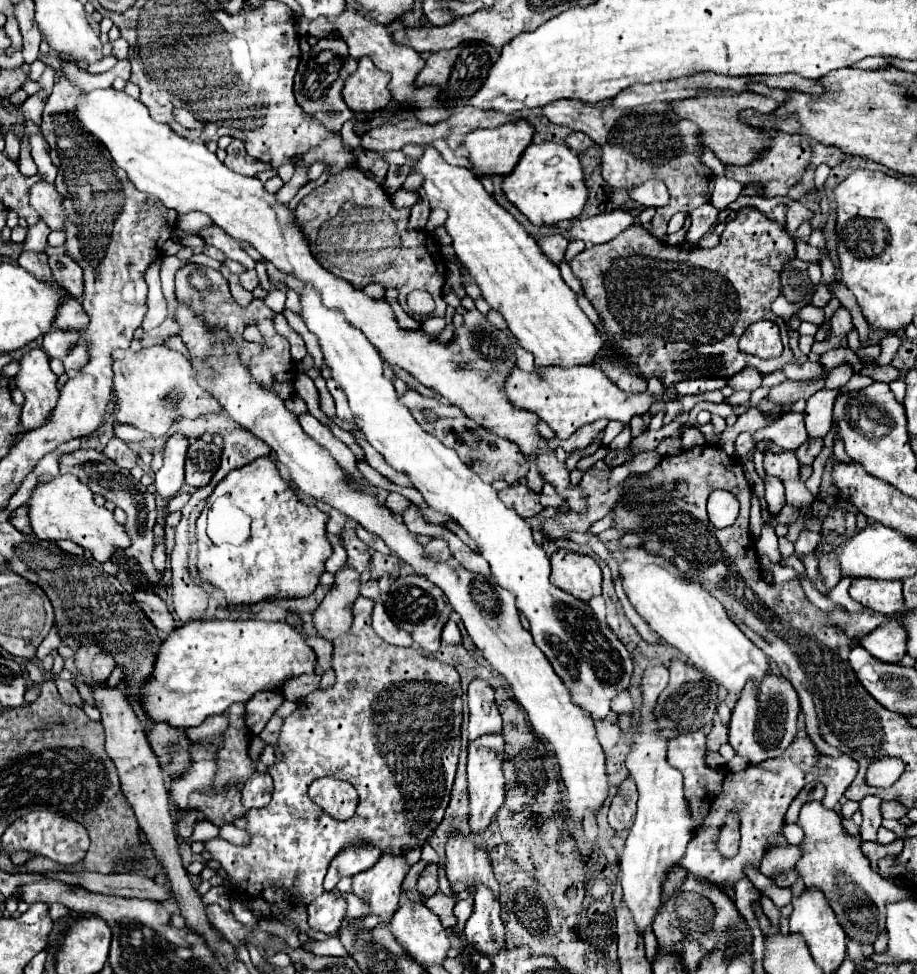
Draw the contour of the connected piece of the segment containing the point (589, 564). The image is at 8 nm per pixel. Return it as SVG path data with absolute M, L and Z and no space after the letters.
M558 550L552 554L552 576L550 582L572 594L578 600L588 602L592 596L600 594L602 572L600 566L584 554Z

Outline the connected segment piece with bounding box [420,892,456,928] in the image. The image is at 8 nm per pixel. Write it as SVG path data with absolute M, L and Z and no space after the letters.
M436 892L434 896L422 896L420 900L422 900L424 906L428 906L434 914L438 914L438 916L442 918L442 924L444 924L446 928L452 928L452 926L456 924L456 918L454 918L454 914L452 914L452 908L454 908L454 904L456 904L454 898L446 896L446 894L442 894L442 892Z

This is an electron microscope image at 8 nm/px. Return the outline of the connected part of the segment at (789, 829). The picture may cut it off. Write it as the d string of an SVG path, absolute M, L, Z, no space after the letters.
M785 824L782 834L786 838L789 844L798 846L803 838L804 832L797 824Z

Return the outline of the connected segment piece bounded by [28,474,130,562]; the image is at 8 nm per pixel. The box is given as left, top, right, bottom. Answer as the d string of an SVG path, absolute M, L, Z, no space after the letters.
M60 474L48 482L38 482L28 500L28 518L32 532L40 540L72 540L80 544L84 550L90 550L98 562L108 562L116 548L130 546L130 538L126 536L124 526L116 524L112 512L104 506L96 506L92 500L92 492L72 474Z

